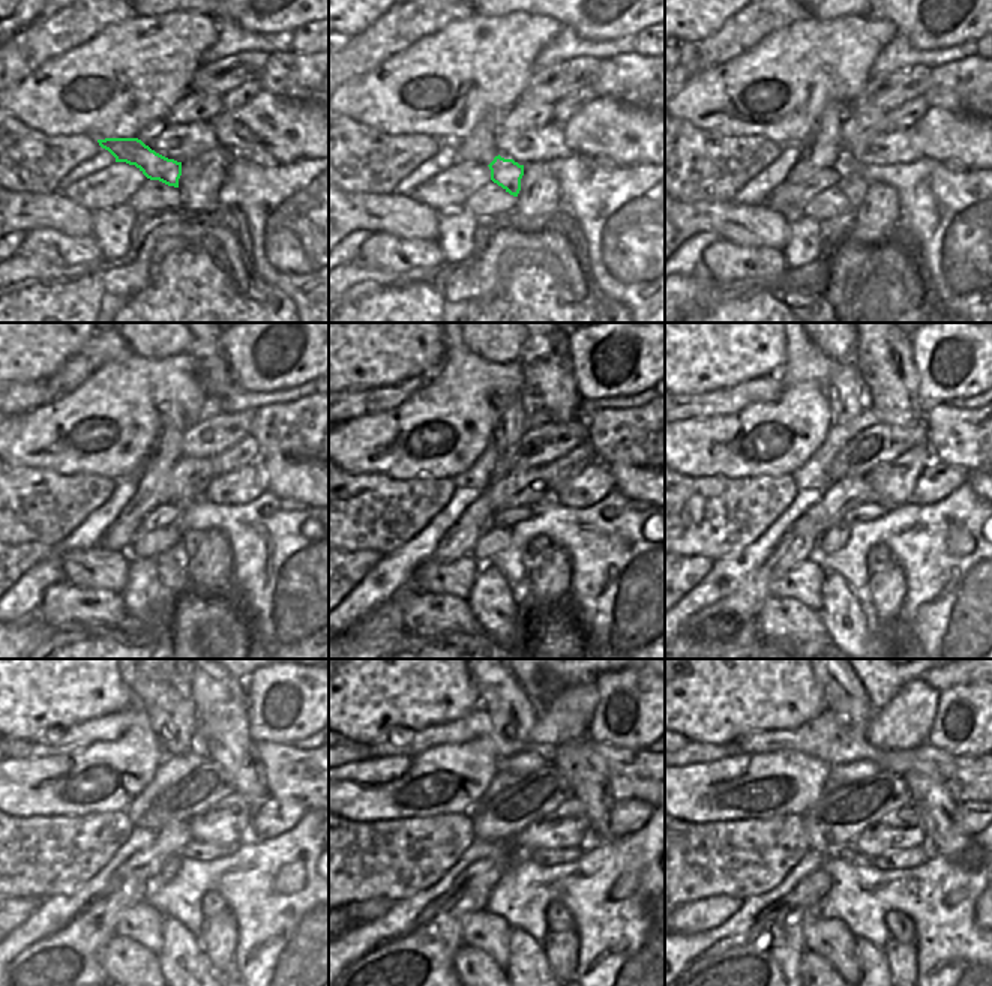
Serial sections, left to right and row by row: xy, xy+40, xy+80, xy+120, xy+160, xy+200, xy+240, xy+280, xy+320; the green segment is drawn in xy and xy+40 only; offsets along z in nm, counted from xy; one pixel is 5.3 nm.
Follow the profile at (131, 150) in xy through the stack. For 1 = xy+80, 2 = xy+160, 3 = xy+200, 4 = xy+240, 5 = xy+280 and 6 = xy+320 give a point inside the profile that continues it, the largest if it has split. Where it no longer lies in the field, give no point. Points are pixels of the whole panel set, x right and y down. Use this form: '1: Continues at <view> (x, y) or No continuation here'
1: Continues at xy+80 (851, 182)
2: Continues at xy+160 (538, 553)
3: Continues at xy+200 (880, 559)
4: Continues at xy+240 (213, 904)
5: Continues at xy+280 (559, 919)
6: Continues at xy+320 (901, 928)

